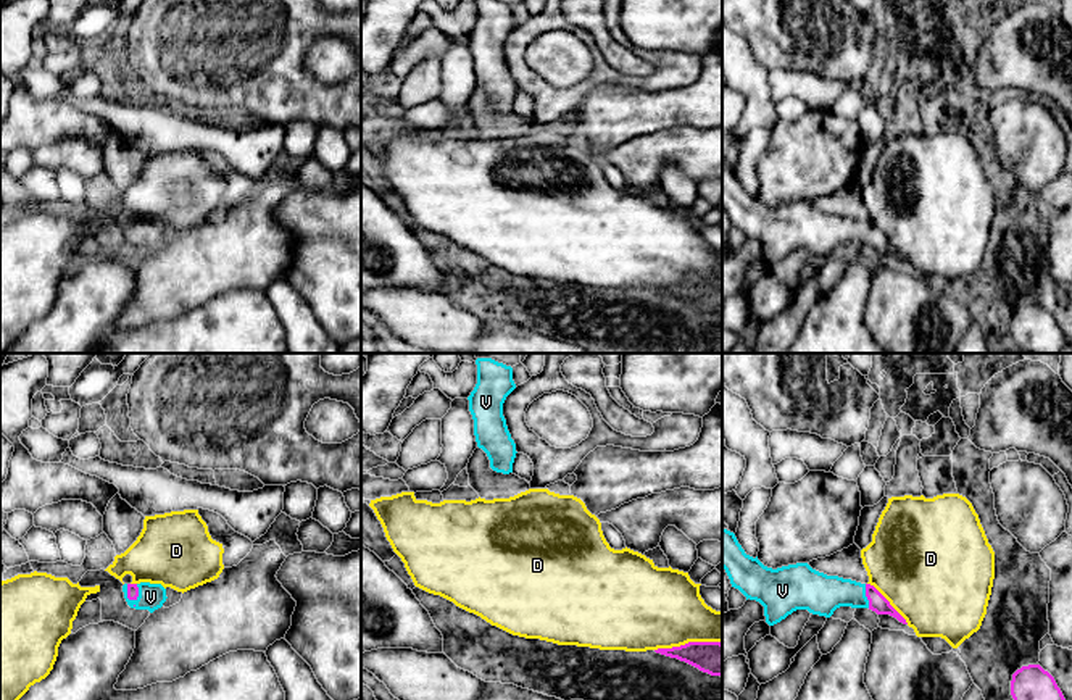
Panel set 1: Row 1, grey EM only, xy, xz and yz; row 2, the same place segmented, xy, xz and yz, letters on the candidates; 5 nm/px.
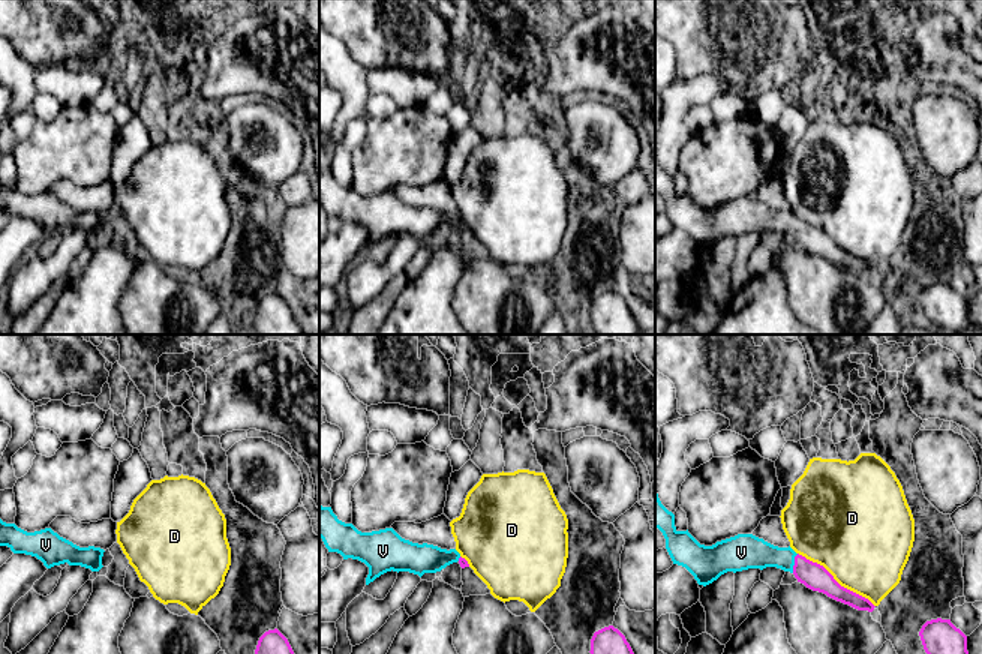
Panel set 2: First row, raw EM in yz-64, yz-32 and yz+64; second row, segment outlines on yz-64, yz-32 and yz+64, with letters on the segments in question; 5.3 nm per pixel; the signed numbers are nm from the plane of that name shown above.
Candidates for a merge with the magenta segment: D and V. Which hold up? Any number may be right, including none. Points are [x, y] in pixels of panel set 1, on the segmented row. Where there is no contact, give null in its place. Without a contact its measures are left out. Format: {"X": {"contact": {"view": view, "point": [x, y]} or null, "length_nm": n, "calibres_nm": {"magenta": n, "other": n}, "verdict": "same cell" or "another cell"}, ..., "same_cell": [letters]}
{"D": {"contact": {"view": "xz", "point": [689, 642]}, "length_nm": 340, "calibres_nm": {"magenta": 170, "other": 400}, "verdict": "another cell"}, "V": {"contact": {"view": "xy", "point": [128, 595]}, "length_nm": 100, "calibres_nm": {"magenta": 60, "other": 130}, "verdict": "same cell"}, "same_cell": ["V"]}

